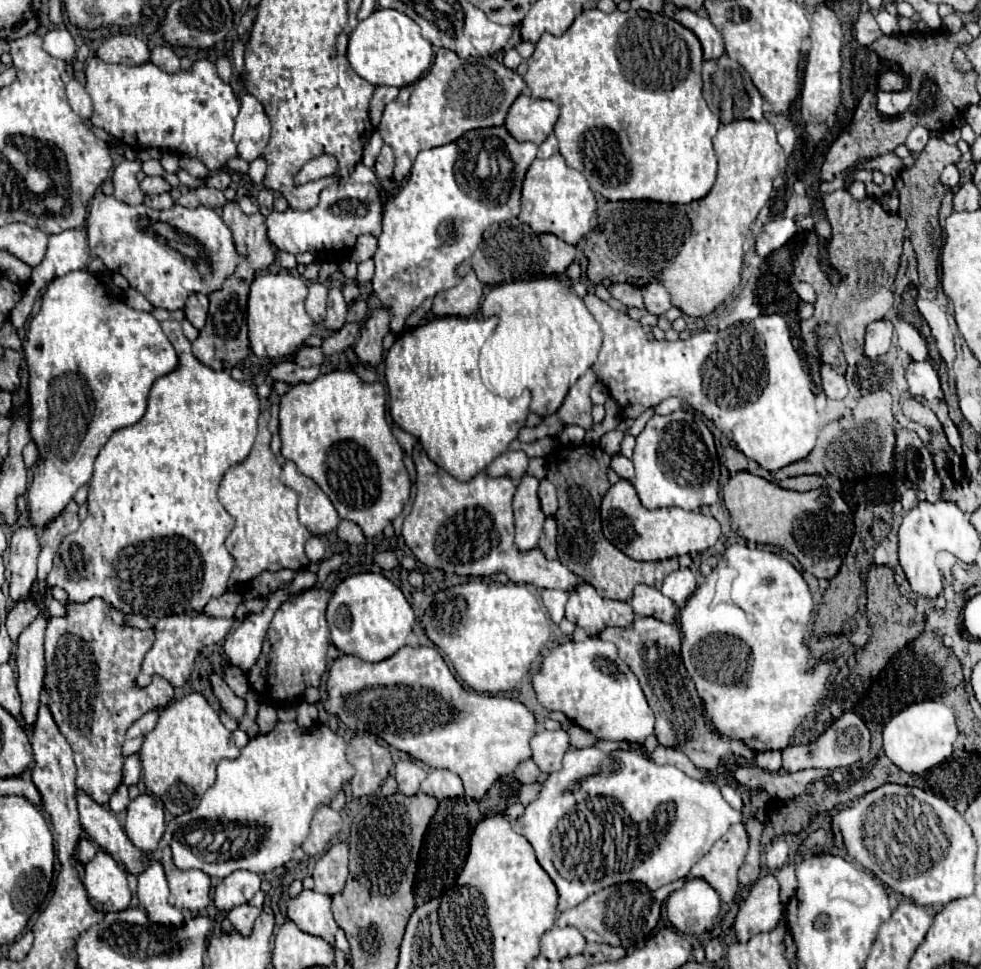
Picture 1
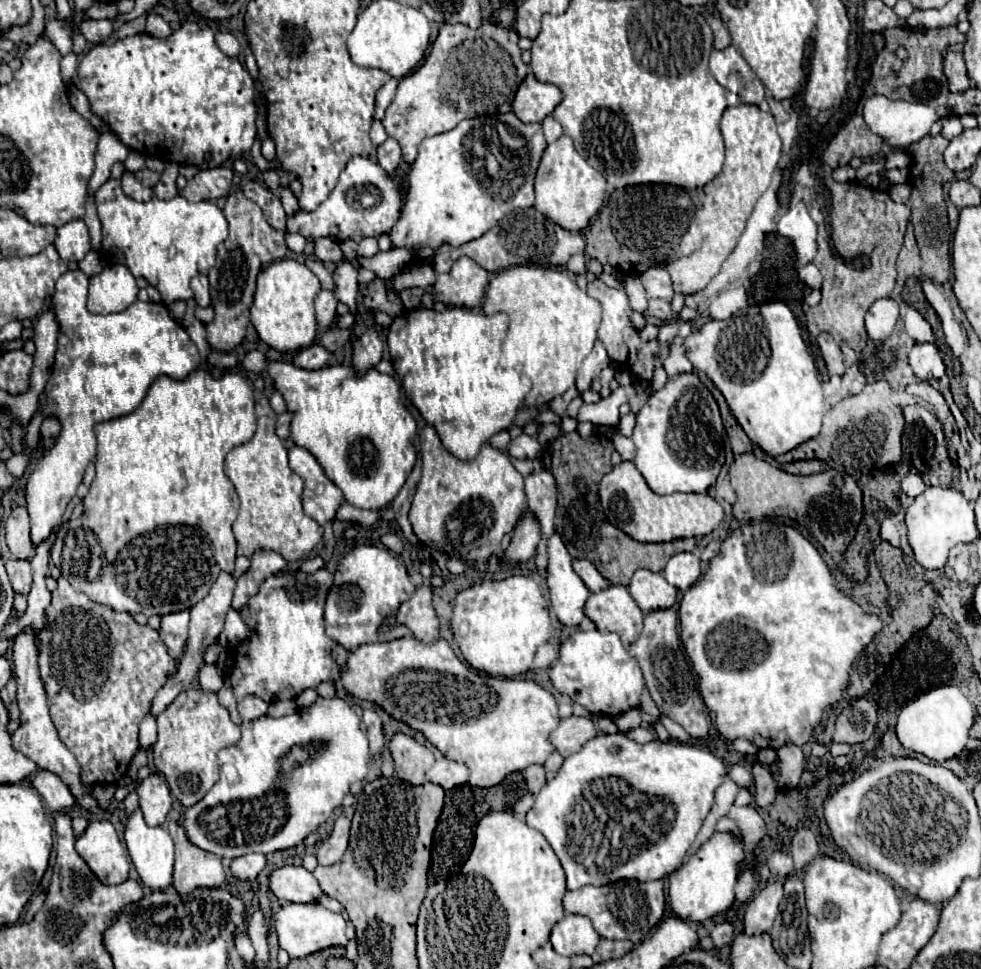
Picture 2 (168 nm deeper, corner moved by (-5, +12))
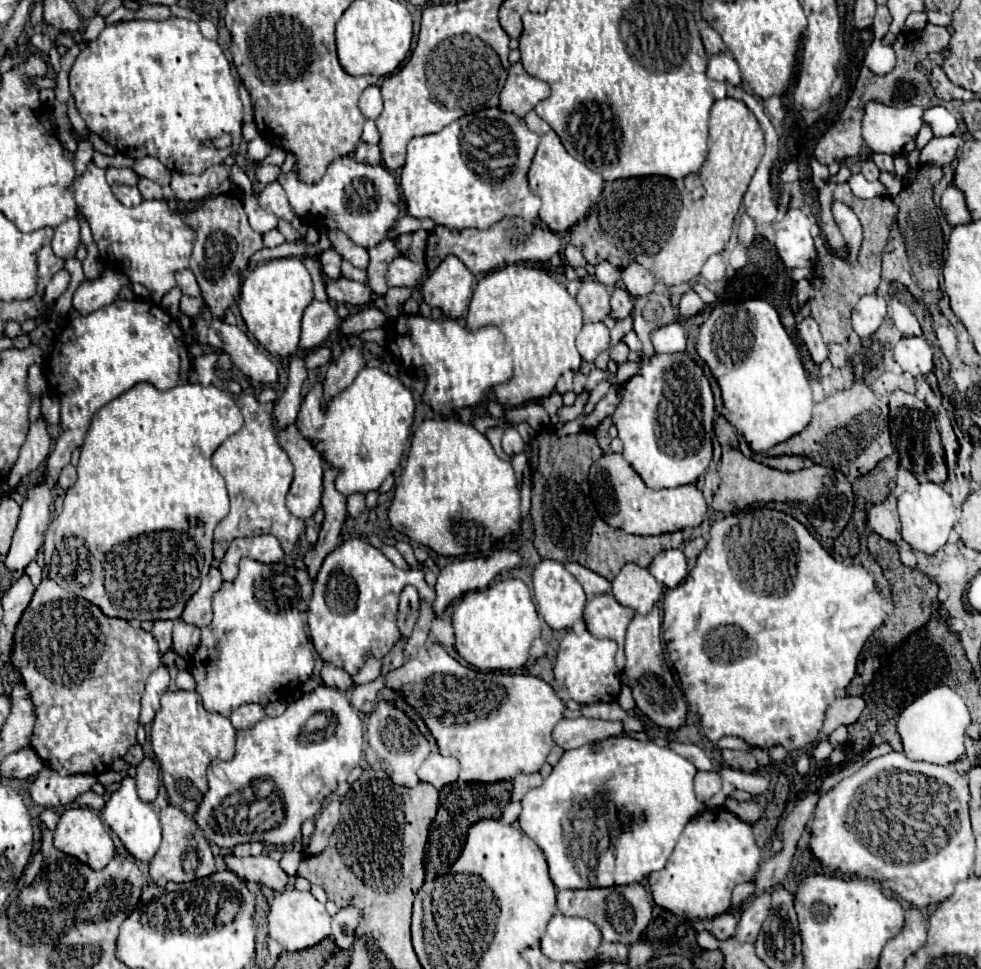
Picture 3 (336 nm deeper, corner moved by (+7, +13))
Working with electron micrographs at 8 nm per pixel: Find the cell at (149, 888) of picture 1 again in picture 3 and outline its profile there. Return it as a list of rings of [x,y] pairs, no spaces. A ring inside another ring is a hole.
[[[126,778],[120,786],[118,792],[114,792],[102,812],[104,822],[112,828],[112,832],[122,840],[124,848],[128,850],[128,854],[140,862],[150,862],[154,858],[154,854],[160,848],[162,842],[162,830],[160,830],[160,820],[152,808],[152,804],[144,804],[138,794],[136,794],[136,784],[134,778]]]

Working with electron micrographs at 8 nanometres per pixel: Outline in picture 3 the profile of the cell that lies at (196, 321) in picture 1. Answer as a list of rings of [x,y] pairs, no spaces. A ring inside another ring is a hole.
[[[180,270],[176,274],[176,282],[178,282],[178,288],[182,290],[182,294],[192,296],[192,298],[198,298],[200,296],[198,282],[196,282],[196,278],[194,278],[194,274],[190,270]]]

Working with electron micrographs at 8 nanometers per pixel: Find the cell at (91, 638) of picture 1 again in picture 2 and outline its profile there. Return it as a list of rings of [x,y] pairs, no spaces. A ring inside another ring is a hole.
[[[64,577],[52,591],[48,627],[38,633],[38,639],[38,665],[48,693],[50,717],[62,743],[80,763],[82,781],[90,785],[118,783],[140,747],[138,725],[156,691],[176,673],[176,661],[168,655],[158,631],[150,625],[138,625],[130,613],[114,613],[110,607],[94,603],[72,589]]]

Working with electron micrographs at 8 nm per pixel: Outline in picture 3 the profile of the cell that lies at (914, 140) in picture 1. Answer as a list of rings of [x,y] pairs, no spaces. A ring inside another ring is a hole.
[[[878,100],[866,102],[862,136],[872,152],[898,154],[922,128],[920,106],[886,106]]]

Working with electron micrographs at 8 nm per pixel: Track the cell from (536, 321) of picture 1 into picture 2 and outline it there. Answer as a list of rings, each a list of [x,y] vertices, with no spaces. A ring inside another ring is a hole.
[[[540,265],[513,266],[500,271],[488,285],[486,299],[482,305],[484,313],[506,313],[510,317],[510,329],[506,341],[502,345],[502,367],[522,367],[522,373],[532,381],[532,389],[528,397],[524,397],[524,405],[528,407],[546,407],[554,397],[560,397],[566,389],[576,383],[578,369],[582,361],[594,347],[596,331],[602,319],[602,305],[588,297],[576,285],[575,275],[559,267],[542,267]]]

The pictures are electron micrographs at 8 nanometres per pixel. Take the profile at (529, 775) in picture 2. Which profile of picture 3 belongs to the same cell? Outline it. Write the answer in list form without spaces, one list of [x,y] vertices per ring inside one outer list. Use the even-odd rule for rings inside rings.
[[[518,774],[514,780],[514,790],[512,790],[512,800],[522,800],[522,796],[530,790],[542,784],[542,776],[540,774]]]

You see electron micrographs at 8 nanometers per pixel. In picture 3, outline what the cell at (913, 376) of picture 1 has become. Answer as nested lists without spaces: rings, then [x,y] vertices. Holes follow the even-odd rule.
[[[908,336],[902,338],[894,348],[894,360],[902,366],[904,372],[912,376],[926,376],[932,372],[932,348],[928,342],[920,336]]]

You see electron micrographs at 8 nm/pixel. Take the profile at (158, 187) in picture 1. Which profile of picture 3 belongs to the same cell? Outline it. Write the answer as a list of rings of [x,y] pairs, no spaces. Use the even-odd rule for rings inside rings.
[[[108,168],[106,170],[106,180],[108,180],[108,184],[136,186],[138,184],[138,174],[130,168]]]

